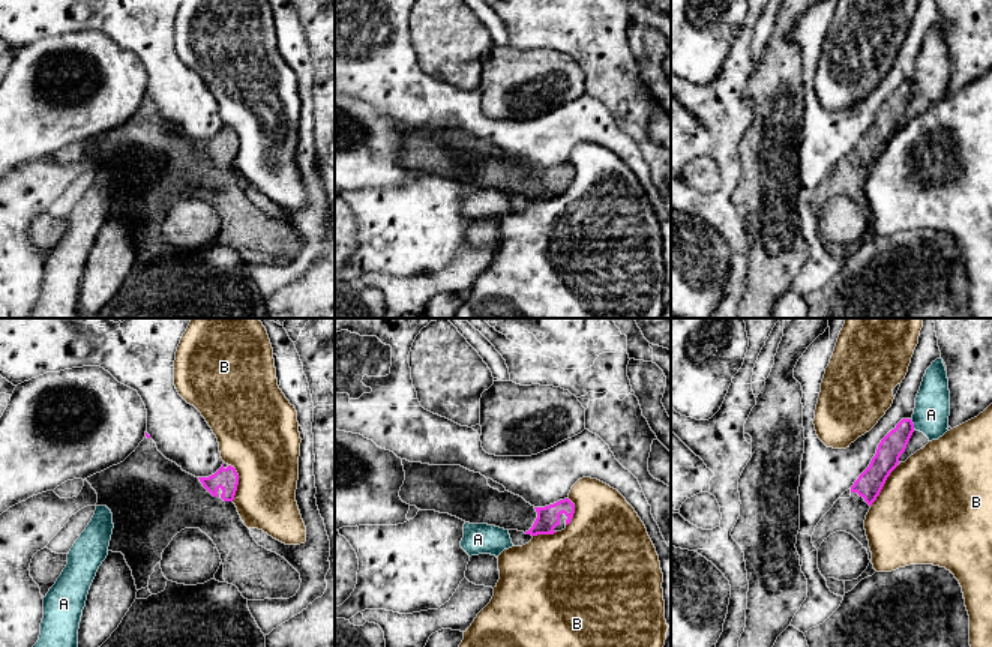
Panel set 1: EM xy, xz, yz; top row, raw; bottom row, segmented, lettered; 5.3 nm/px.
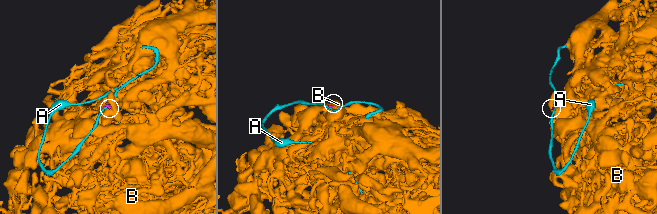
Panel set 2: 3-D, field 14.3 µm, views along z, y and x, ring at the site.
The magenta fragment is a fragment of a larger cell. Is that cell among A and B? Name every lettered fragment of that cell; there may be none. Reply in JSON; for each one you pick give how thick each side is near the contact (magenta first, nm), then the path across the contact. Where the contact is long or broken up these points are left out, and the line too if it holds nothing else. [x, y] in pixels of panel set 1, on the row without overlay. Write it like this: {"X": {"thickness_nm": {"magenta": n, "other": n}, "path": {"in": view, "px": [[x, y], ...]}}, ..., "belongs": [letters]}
{"belongs": []}

